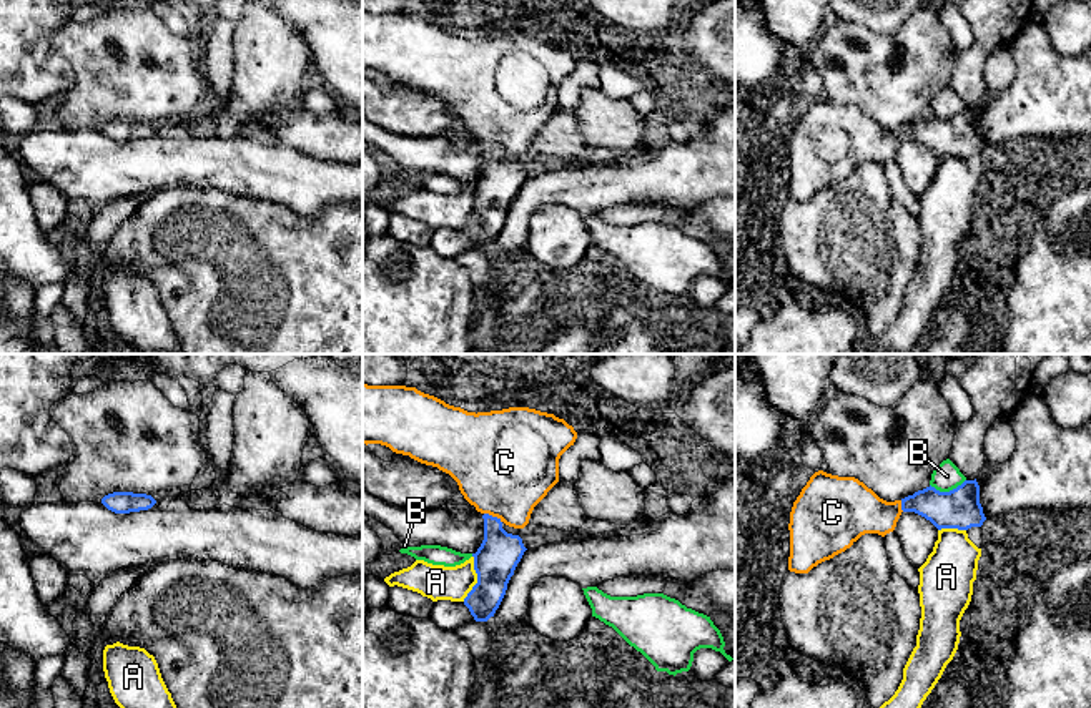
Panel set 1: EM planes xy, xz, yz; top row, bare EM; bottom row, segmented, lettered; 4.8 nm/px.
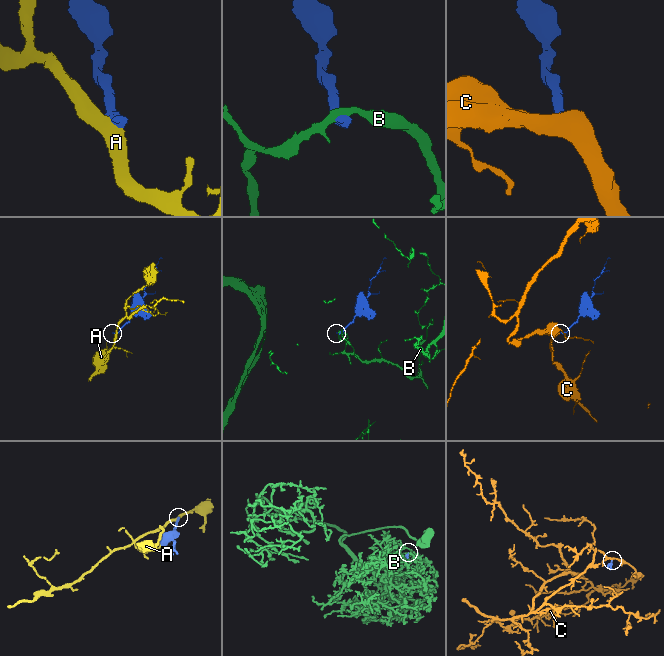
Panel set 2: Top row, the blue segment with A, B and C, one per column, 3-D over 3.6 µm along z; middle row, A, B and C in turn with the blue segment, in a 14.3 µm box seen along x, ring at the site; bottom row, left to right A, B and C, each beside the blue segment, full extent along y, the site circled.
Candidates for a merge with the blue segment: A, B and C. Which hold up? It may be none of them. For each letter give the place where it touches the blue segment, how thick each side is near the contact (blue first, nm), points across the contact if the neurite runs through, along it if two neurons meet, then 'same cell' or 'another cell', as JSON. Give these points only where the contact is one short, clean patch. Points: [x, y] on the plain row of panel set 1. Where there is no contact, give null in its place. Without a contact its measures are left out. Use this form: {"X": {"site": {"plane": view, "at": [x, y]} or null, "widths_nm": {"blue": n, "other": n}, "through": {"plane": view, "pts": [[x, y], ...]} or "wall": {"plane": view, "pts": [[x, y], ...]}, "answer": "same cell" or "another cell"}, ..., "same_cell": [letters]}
{"A": {"site": {"plane": "xz", "at": [478, 206]}, "widths_nm": {"blue": 200, "other": 170}, "wall": {"plane": "xz", "pts": [[473, 183], [476, 211], [463, 228]]}, "answer": "another cell"}, "B": {"site": {"plane": "yz", "at": [947, 120]}, "widths_nm": {"blue": 190, "other": 140}, "wall": {"plane": "yz", "pts": [[965, 107], [948, 118], [937, 118], [930, 113]]}, "answer": "another cell"}, "C": {"site": {"plane": "xz", "at": [491, 143]}, "widths_nm": {"blue": 200, "other": 480}, "through": {"plane": "xz", "pts": [[494, 190], [491, 143], [504, 118], [504, 93]]}, "answer": "same cell"}, "same_cell": ["C"]}

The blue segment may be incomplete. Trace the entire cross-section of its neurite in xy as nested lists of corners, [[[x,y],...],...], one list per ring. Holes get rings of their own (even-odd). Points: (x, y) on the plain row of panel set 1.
[[[113,120],[101,126],[101,131],[115,141],[130,141],[151,136],[156,128],[146,121]]]

